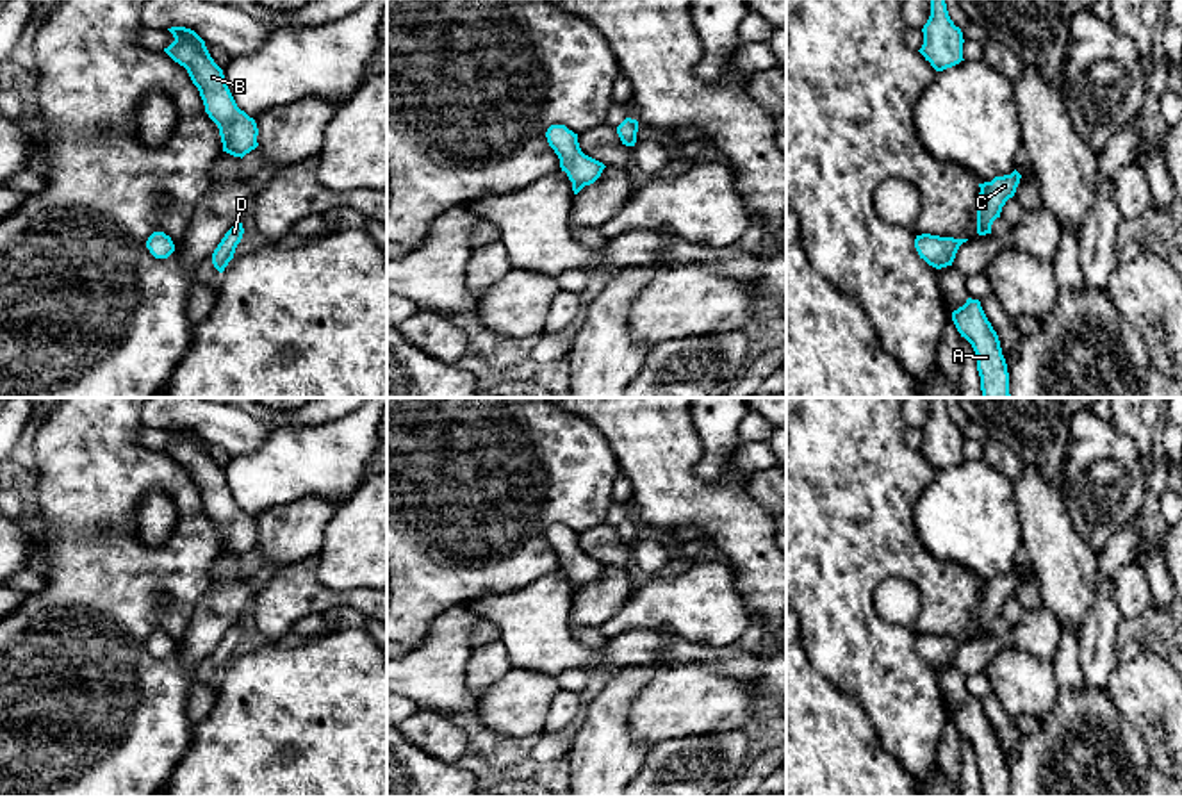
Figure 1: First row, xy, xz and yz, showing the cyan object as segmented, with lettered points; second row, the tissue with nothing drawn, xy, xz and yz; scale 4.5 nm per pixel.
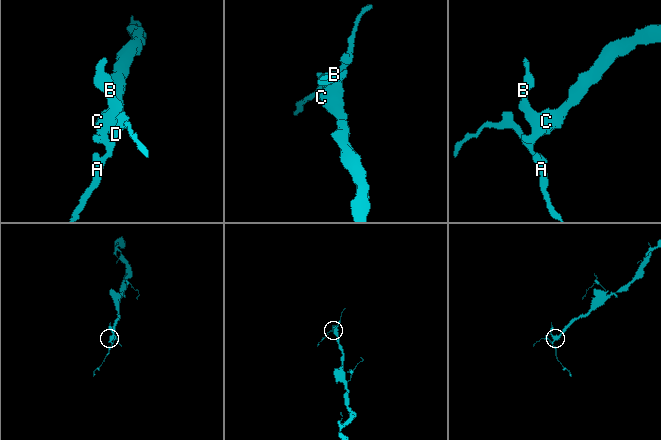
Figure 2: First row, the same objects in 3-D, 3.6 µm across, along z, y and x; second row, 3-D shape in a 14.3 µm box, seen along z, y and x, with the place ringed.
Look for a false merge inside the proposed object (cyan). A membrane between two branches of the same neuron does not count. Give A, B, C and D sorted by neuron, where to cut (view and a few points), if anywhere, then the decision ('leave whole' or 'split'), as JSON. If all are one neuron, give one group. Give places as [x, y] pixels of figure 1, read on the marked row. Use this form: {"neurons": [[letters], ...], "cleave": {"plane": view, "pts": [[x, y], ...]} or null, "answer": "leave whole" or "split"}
{"neurons": [["A", "B", "C", "D"]], "cleave": null, "answer": "leave whole"}

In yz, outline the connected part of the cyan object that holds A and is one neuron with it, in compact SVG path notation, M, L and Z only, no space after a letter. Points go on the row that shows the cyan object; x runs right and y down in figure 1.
M968 298L963 307L952 312L952 321L977 355L982 398L1011 398L1009 373L1000 341L981 301Z

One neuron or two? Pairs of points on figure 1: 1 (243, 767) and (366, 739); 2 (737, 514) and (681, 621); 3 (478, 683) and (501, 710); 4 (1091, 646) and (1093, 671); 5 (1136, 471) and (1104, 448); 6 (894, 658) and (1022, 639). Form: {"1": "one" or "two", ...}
{"1": "one", "2": "two", "3": "two", "4": "one", "5": "one", "6": "two"}

